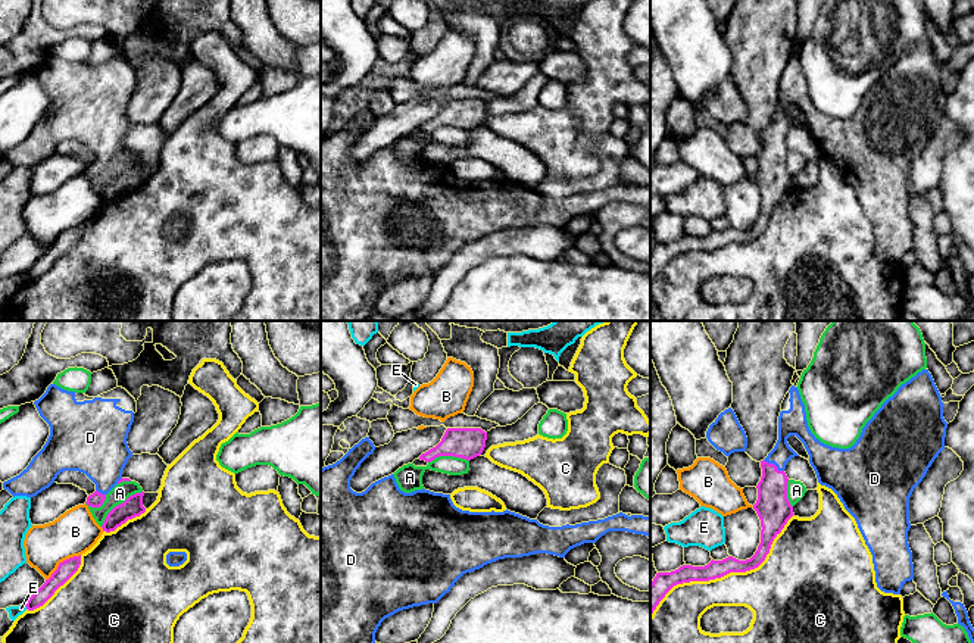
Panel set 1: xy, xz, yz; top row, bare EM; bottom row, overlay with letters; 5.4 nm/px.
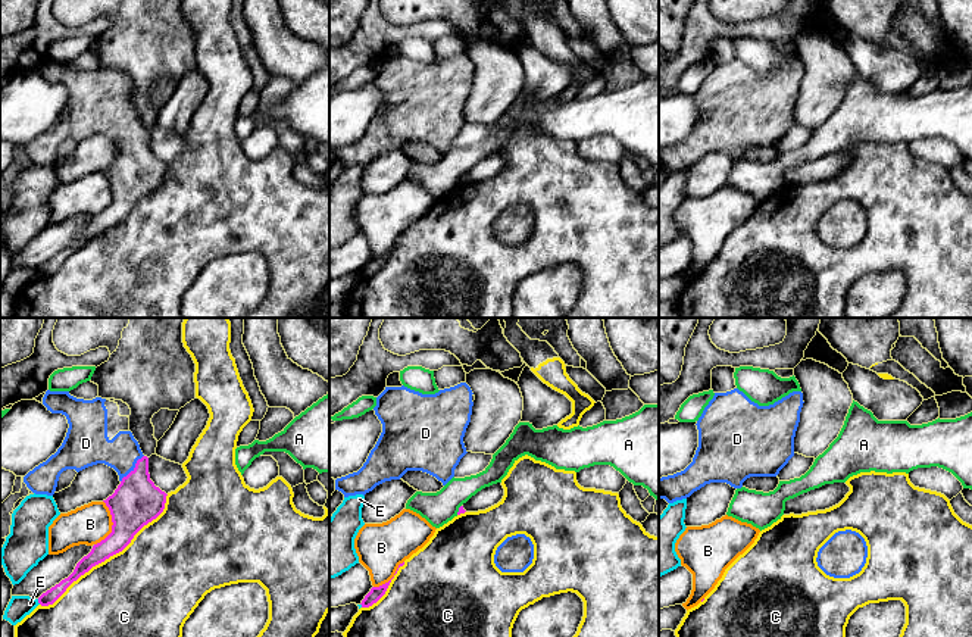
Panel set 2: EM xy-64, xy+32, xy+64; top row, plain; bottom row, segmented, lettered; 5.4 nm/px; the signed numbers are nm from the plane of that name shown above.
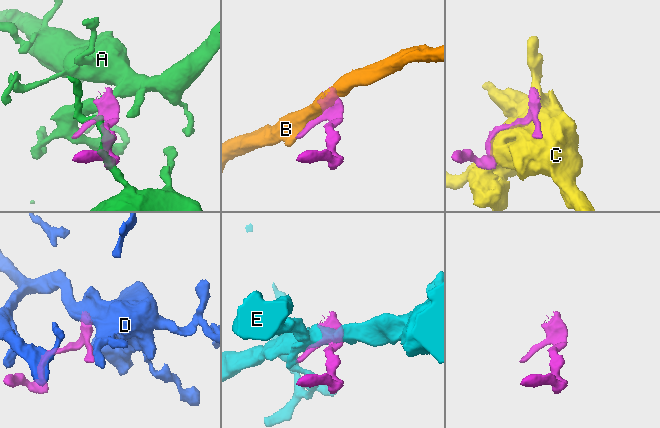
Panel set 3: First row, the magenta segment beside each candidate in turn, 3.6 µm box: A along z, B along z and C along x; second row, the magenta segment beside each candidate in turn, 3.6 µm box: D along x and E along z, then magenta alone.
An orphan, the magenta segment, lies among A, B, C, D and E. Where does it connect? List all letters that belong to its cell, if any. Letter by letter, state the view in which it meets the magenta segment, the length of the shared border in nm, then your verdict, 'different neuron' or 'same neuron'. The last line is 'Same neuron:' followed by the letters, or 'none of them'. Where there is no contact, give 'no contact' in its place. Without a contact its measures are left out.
A: contact in xy; length 300 nm; different neuron
B: contact in xy; length 240 nm; different neuron
C: contact in yz; length 950 nm; different neuron
D: contact in yz; length 130 nm; same neuron
E: contact in xy; length 30 nm; different neuron
Same neuron: D

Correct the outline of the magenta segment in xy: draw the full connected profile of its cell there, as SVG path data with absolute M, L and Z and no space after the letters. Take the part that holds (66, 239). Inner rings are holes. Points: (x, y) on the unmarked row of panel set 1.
M81 225L60 232L51 247L28 269L26 280L34 281L43 277L78 241L79 235Z

